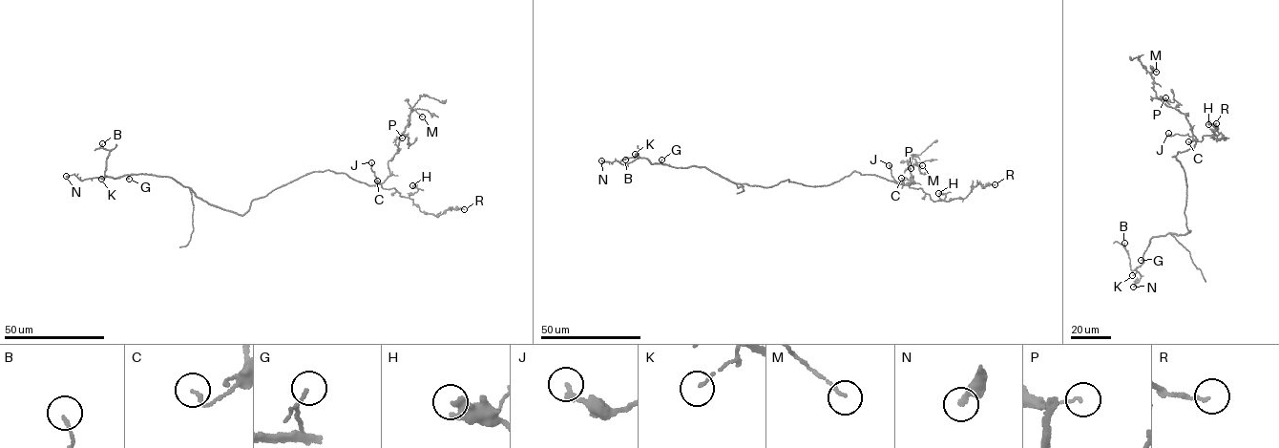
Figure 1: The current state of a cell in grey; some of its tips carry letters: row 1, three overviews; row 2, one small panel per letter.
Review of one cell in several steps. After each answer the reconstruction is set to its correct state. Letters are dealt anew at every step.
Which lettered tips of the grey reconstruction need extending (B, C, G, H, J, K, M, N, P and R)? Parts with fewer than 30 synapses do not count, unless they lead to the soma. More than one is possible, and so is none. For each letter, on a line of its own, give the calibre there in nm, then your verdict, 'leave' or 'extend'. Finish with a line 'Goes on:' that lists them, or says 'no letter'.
B: 120 nm | leave
C: 130 nm | leave
G: 100 nm | leave
H: 400 nm | leave
J: 220 nm | leave
K: 100 nm | leave
M: 110 nm | leave
N: 240 nm | leave
P: 100 nm | leave
R: 140 nm | leave
Goes on: no letter

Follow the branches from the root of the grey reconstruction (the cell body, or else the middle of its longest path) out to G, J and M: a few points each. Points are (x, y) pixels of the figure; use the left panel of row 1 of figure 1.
G: (280, 187), (255, 199), (241, 215), (209, 204), (170, 177), (131, 174), (129, 179)
J: (280, 187), (312, 172), (328, 170), (376, 185), (378, 182), (371, 168), (371, 162)
M: (280, 187), (328, 170), (381, 184), (409, 114), (422, 117)

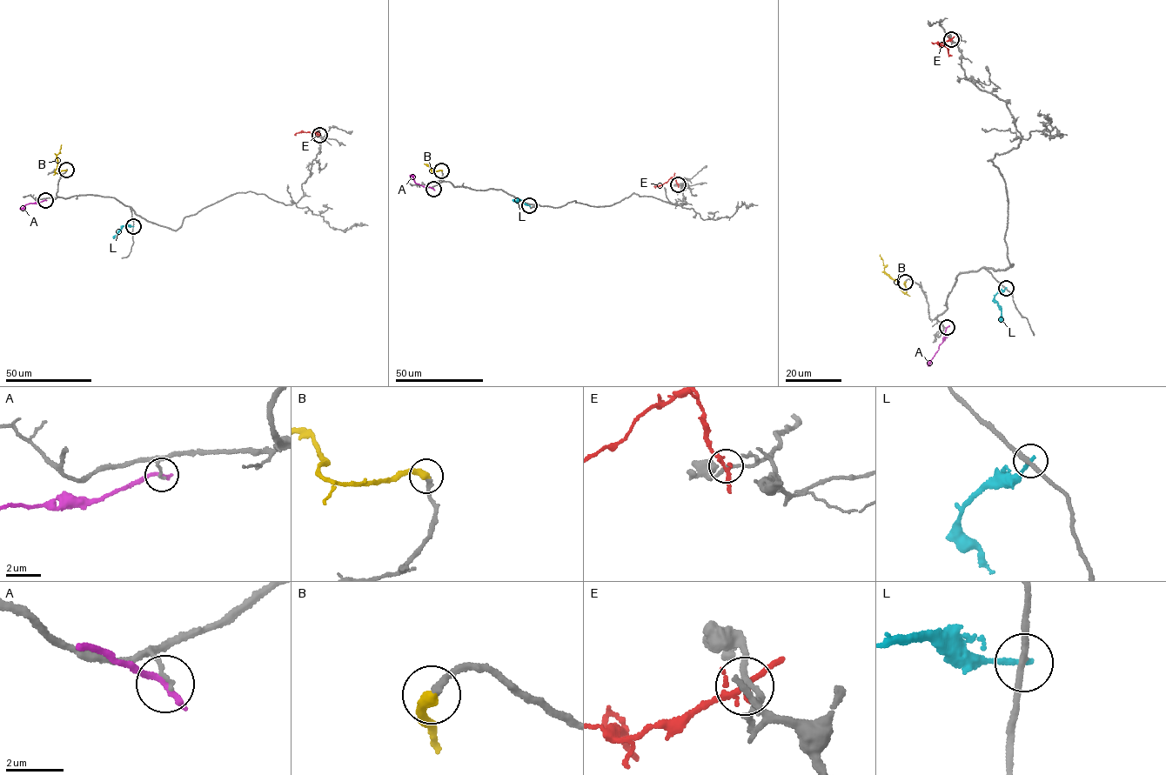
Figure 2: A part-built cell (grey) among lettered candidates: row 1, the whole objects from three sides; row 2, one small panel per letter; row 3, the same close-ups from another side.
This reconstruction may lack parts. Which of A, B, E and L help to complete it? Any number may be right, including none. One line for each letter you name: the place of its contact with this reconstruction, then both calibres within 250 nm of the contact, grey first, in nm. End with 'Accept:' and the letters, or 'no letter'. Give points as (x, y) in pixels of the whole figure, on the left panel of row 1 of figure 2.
B: contact (66, 170); calibres 260 and 400 nm
Accept: B

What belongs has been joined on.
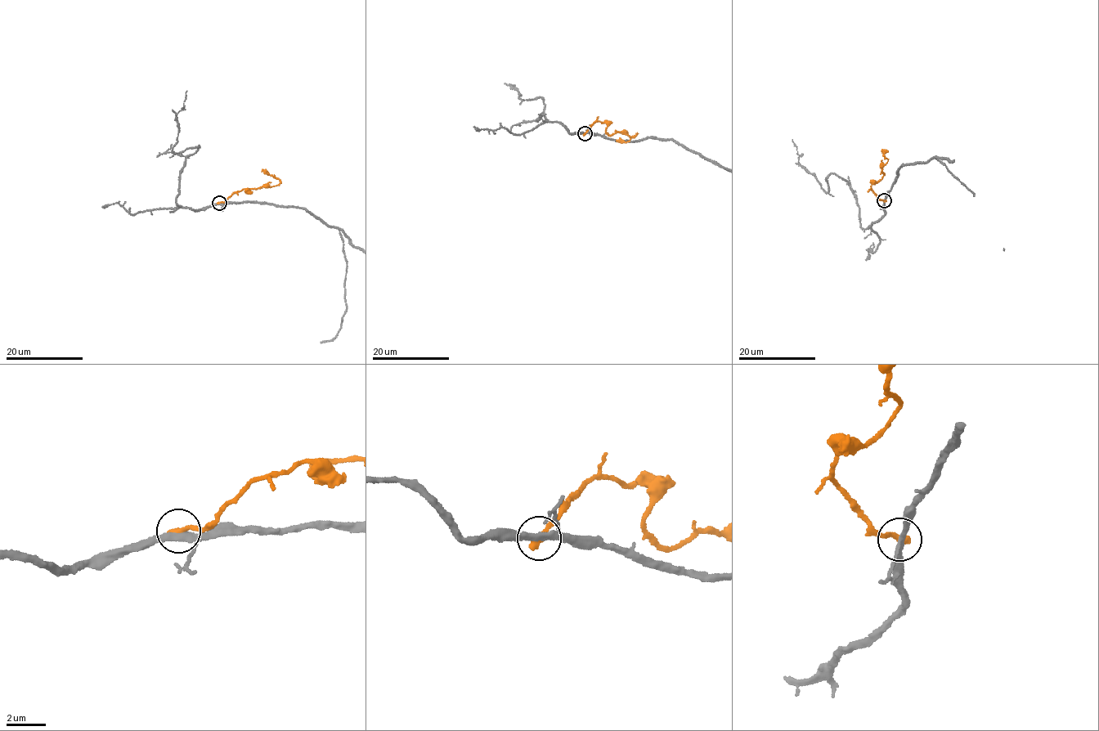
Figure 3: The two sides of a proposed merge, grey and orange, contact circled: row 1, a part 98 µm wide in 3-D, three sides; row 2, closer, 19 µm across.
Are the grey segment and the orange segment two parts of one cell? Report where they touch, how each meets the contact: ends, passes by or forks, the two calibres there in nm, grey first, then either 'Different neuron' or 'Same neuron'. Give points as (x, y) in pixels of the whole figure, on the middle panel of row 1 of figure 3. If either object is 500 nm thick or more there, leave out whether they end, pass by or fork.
Place: (585, 133). At the ring grey forks. At the ring orange ends. Thickness 240 nm (grey) against 360 nm. Different neuron

